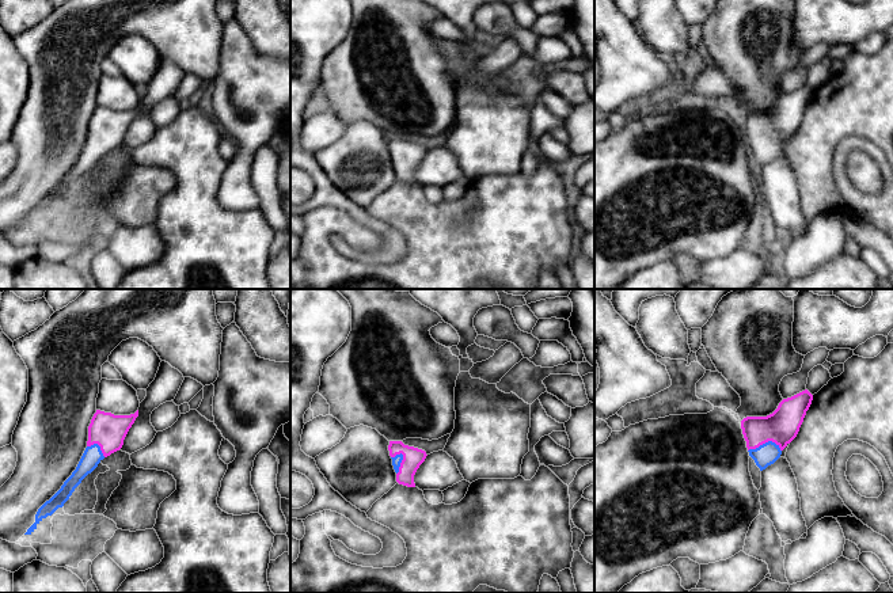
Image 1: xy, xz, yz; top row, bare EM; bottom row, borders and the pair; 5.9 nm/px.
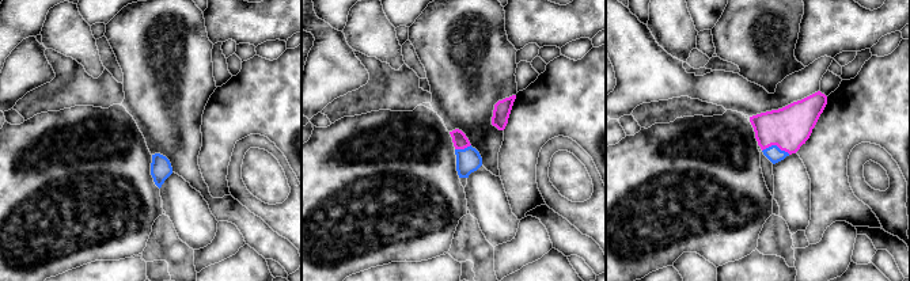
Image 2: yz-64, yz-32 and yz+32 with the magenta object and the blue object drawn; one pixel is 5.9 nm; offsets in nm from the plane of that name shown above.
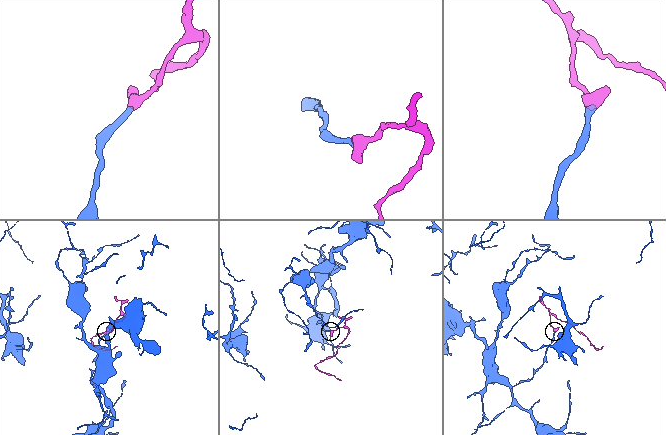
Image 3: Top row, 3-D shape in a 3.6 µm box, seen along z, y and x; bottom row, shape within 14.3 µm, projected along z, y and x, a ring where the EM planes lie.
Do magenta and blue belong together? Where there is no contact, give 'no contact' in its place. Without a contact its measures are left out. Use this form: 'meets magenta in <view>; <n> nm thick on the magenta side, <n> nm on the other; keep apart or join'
meets magenta in yz; 200 nm thick on the magenta side, 130 nm on the other; join

